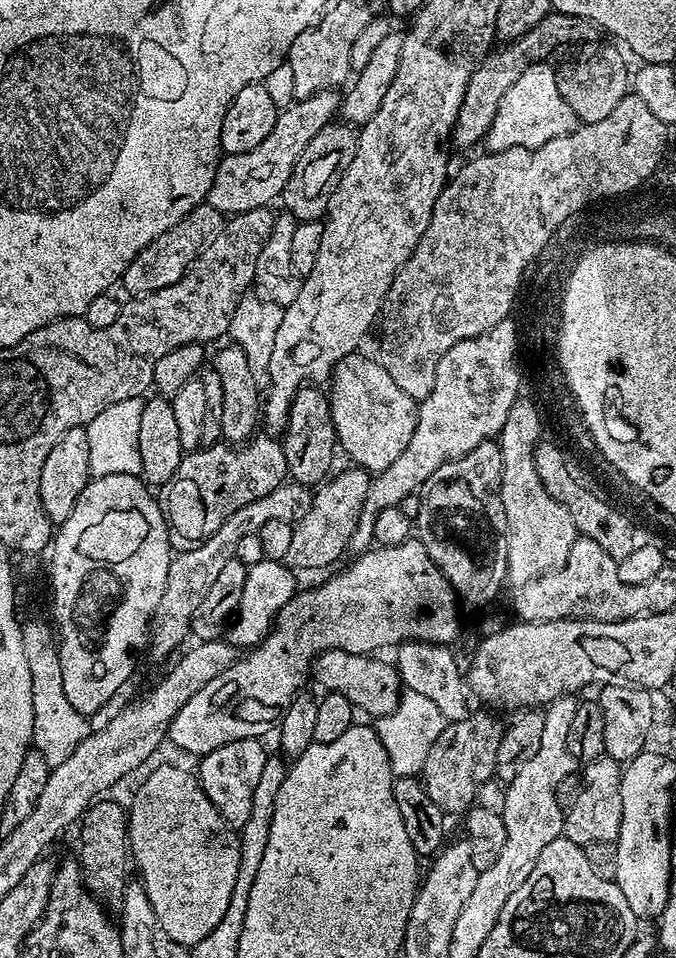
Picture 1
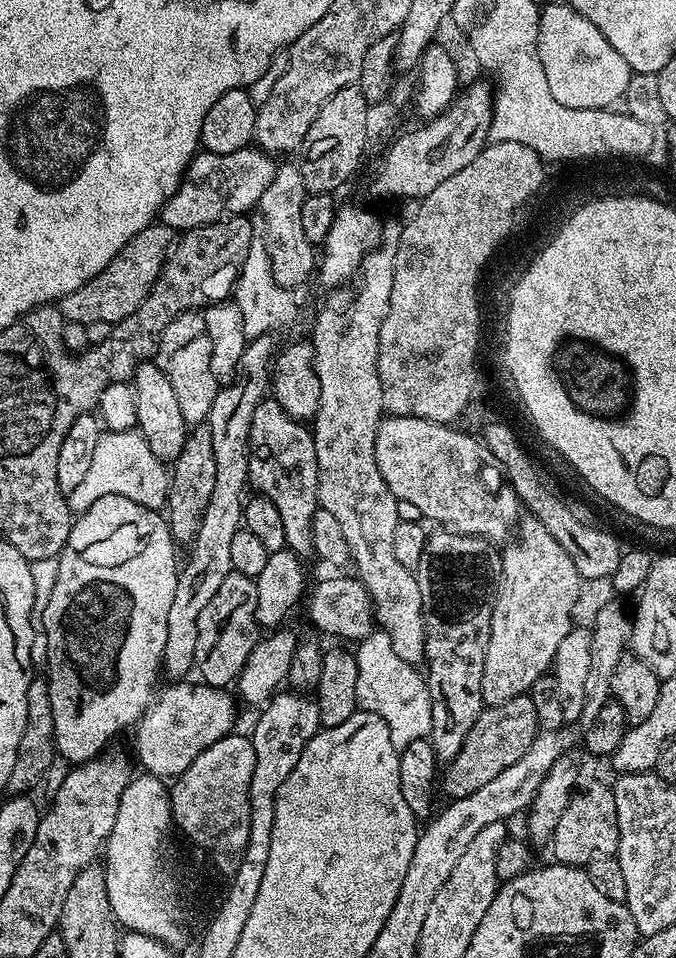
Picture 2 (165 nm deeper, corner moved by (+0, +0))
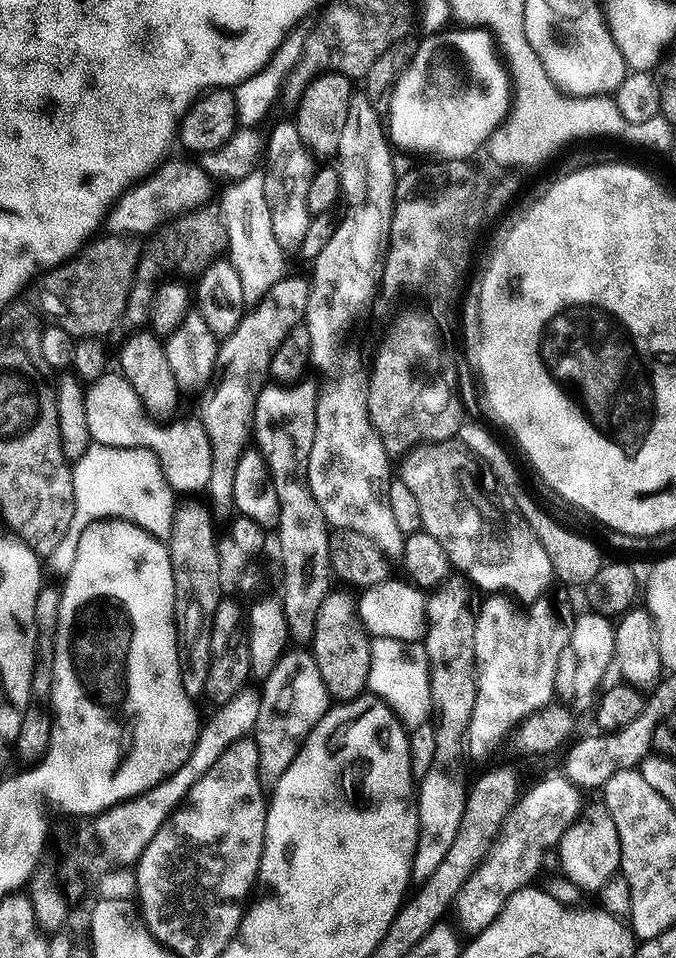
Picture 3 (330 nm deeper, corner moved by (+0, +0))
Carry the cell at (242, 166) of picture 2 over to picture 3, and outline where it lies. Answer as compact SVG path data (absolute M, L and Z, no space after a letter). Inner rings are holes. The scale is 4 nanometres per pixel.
M170 160L161 163L151 176L145 176L116 199L106 217L107 231L111 235L144 238L183 212L193 212L195 208L205 207L209 203L208 195L214 184L203 167L197 163L187 164L184 160Z

